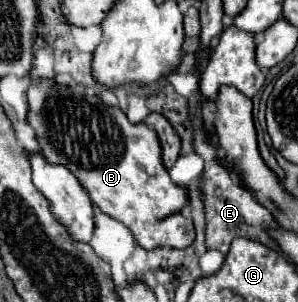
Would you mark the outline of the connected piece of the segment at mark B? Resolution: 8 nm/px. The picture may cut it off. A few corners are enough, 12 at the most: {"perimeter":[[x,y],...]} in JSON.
{"perimeter":[[35,80],[25,122],[49,164],[145,250],[195,238],[149,126]]}

